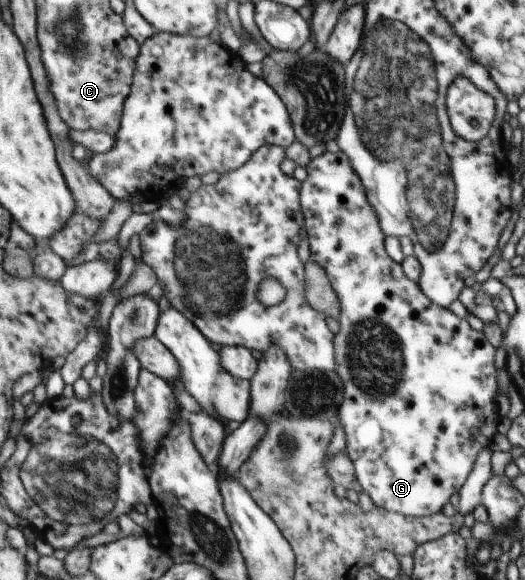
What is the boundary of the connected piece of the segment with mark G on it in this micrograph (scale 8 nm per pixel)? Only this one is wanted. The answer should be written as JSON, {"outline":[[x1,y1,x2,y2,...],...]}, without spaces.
{"outline":[[329,147,324,153,310,160,306,167,308,176,301,183,301,205,305,214,304,232,310,246,310,258,327,270,328,278,339,295,341,315,338,318,340,330,335,334,337,373,343,378,346,388,346,400,340,409,340,424,347,434,346,453,354,462,356,478,359,484,368,492,374,506,387,511,402,513,413,517,432,516,442,510,442,506,458,492,465,484,470,468,478,459,480,450,488,446,490,438,496,430,498,413,496,406,496,368,494,368,494,348,484,340,482,332,474,332,466,320,460,320,450,310,436,304,414,282,403,269,403,264,396,262,386,248,387,234,381,225,375,206,369,201,367,188,363,180,356,174,351,158,336,147]]}

